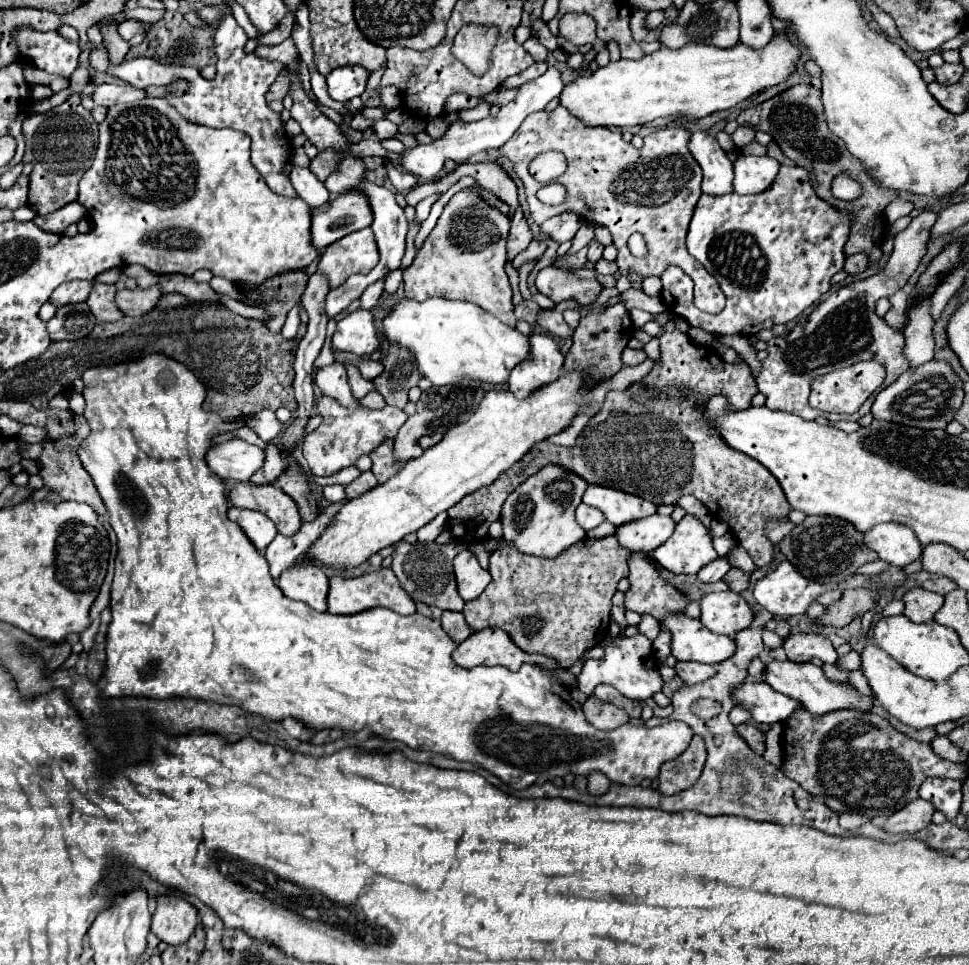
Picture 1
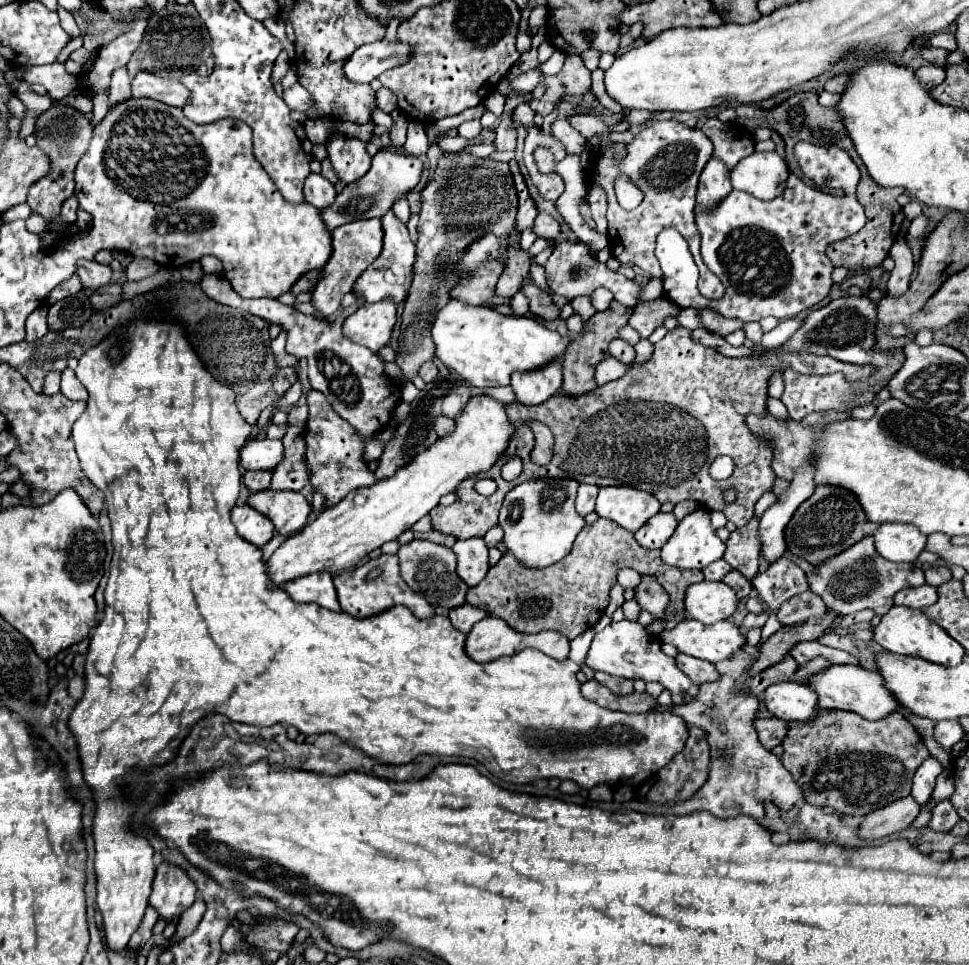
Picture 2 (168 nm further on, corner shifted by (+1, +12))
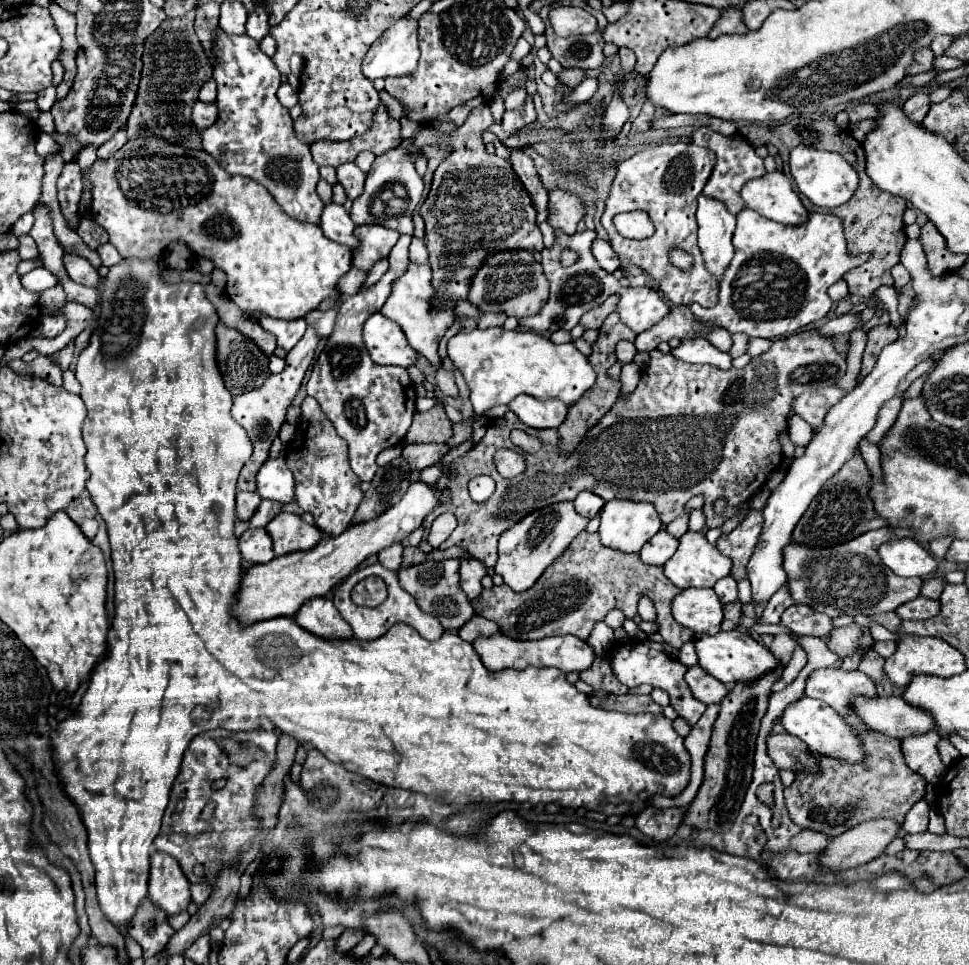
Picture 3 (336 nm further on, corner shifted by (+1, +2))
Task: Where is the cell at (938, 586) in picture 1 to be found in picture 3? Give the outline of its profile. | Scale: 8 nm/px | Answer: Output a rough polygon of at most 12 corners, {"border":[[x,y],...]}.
{"border":[[928,578],[922,586],[922,596],[938,600],[946,580]]}

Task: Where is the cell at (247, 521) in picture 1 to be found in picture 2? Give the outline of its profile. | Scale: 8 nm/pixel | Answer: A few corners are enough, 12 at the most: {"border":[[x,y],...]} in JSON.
{"border":[[248,504],[232,508],[238,534],[262,548],[274,534],[270,518]]}

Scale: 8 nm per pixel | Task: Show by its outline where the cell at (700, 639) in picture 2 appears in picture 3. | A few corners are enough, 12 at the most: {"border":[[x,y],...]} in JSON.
{"border":[[748,632],[694,640],[720,682],[754,682],[780,662]]}

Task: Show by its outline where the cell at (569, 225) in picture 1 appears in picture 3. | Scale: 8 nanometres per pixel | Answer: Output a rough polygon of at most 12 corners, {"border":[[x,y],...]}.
{"border":[[596,238],[592,252],[602,270],[616,272],[620,258],[608,242]]}

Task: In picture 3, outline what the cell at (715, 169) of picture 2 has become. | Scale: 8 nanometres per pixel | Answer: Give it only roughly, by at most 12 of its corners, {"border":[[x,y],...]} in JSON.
{"border":[[698,198],[698,246],[720,282],[734,258],[736,218],[714,198]]}

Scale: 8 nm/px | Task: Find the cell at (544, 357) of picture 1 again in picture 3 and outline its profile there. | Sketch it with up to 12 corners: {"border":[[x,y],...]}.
{"border":[[526,394],[508,408],[530,428],[558,428],[568,414],[562,402]]}

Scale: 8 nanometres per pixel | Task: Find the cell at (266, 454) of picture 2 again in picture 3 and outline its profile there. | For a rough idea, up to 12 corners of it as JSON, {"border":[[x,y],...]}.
{"border":[[270,458],[256,476],[264,500],[290,504],[294,478],[284,458]]}

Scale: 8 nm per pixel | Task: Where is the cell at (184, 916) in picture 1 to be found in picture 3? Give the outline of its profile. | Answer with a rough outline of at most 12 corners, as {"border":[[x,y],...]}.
{"border":[[150,854],[148,896],[178,914],[190,904],[190,882],[178,860]]}

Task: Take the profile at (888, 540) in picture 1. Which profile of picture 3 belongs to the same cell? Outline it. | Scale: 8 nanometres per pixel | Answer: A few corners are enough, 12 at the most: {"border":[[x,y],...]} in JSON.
{"border":[[916,540],[880,546],[898,576],[928,576],[936,558]]}

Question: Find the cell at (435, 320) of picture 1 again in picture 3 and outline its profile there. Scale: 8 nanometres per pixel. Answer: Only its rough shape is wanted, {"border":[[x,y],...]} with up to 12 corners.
{"border":[[476,328],[448,340],[478,416],[520,394],[578,402],[572,342]]}

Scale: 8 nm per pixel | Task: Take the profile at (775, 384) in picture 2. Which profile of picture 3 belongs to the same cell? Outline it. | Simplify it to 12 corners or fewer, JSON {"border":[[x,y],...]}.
{"border":[[798,414],[790,418],[788,434],[794,446],[806,448],[814,434],[804,418]]}

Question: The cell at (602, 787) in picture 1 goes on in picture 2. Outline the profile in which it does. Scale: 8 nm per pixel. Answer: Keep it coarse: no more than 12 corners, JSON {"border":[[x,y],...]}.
{"border":[[598,784],[590,790],[592,800],[612,800],[612,786]]}

